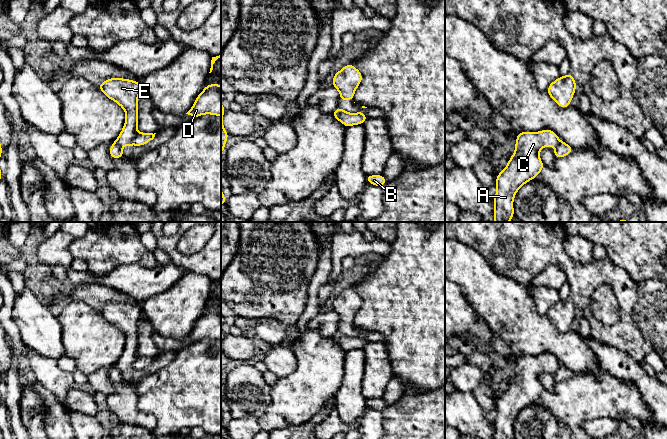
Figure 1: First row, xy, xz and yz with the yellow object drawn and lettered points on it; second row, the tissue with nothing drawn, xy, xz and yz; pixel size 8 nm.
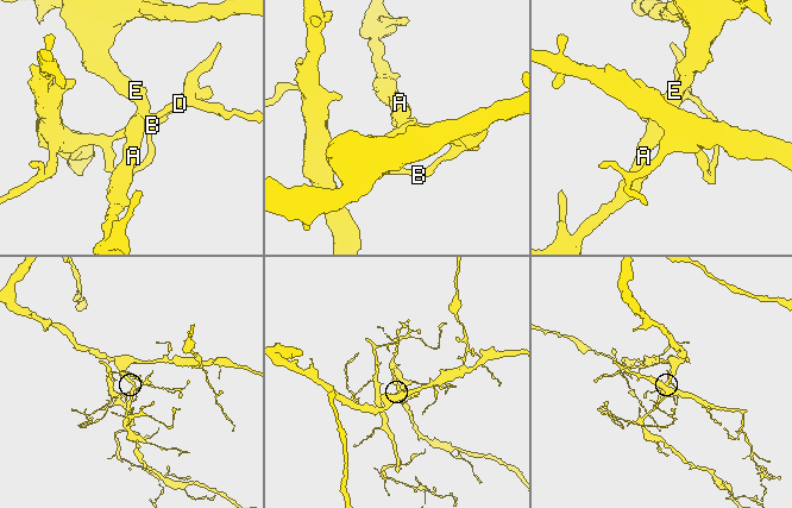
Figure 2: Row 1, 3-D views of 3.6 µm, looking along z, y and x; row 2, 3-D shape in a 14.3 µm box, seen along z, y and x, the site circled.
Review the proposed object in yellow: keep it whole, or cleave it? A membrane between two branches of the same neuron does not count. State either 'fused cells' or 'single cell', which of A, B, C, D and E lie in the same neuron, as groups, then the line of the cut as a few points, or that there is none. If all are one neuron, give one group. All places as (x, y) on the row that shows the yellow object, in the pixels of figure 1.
fused cells | A C E / B D | xy (138, 133), (132, 144)

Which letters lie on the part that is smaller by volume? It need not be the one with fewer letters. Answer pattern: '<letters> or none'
B, D

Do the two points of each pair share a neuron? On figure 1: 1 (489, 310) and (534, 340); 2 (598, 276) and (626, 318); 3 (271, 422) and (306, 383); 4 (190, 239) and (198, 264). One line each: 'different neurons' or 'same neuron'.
1: same neuron
2: same neuron
3: same neuron
4: different neurons

